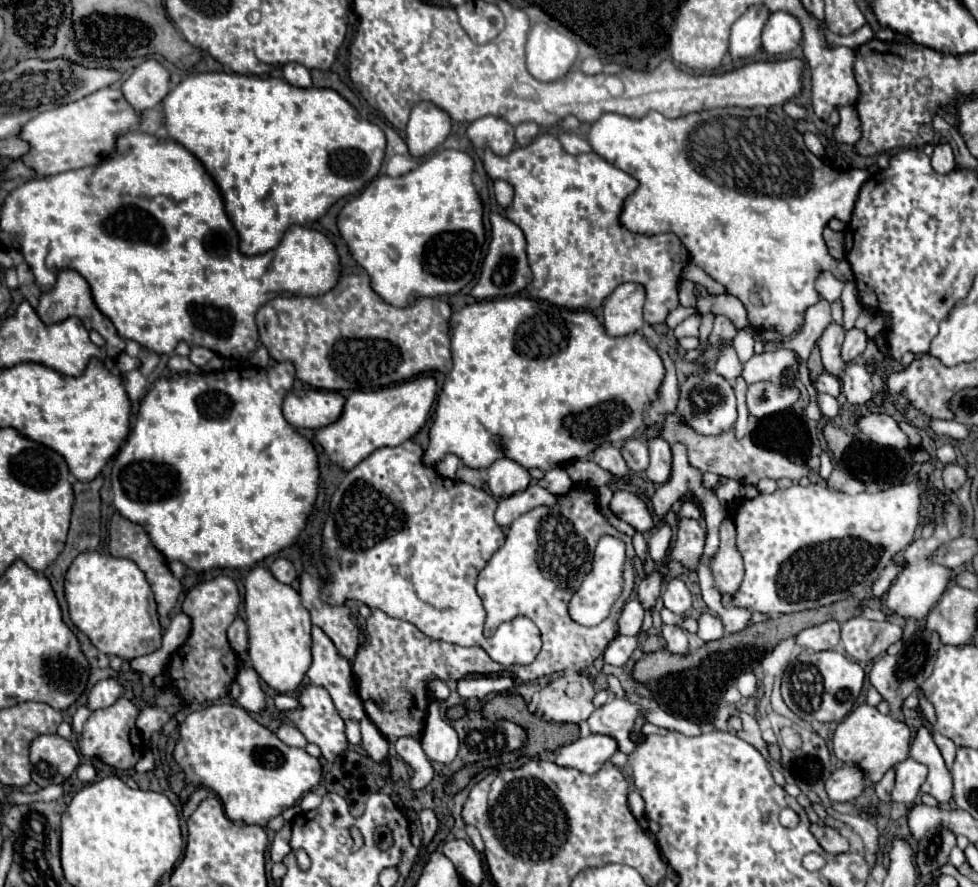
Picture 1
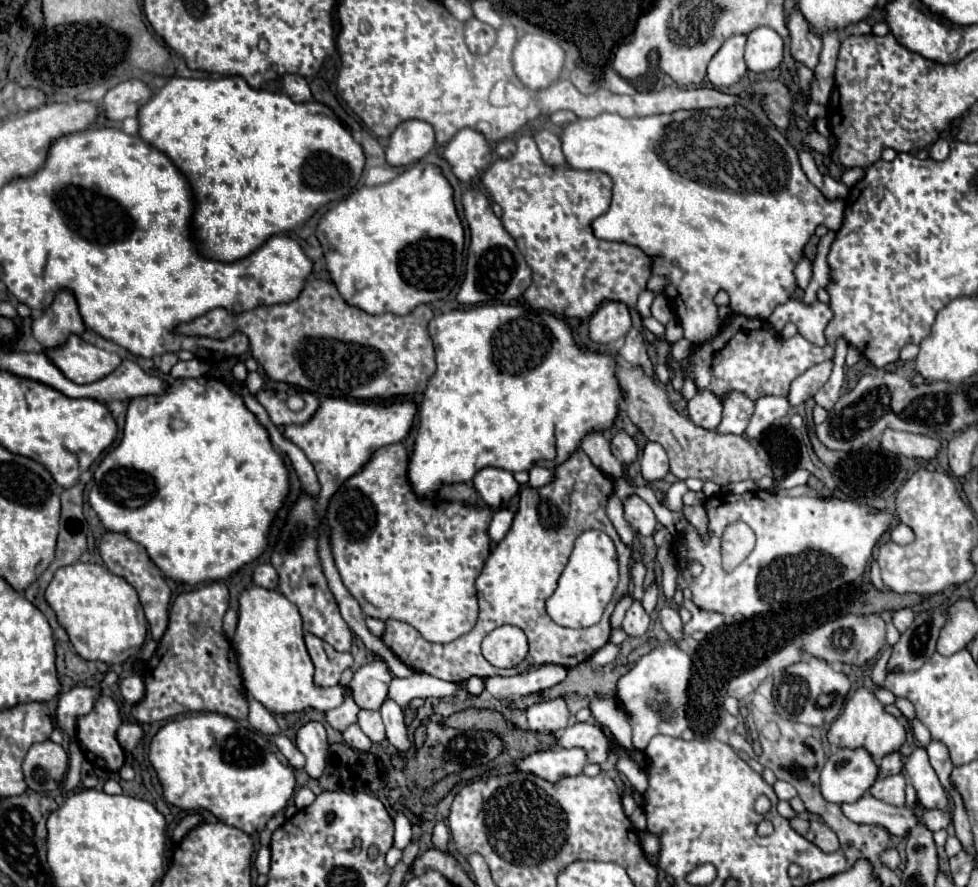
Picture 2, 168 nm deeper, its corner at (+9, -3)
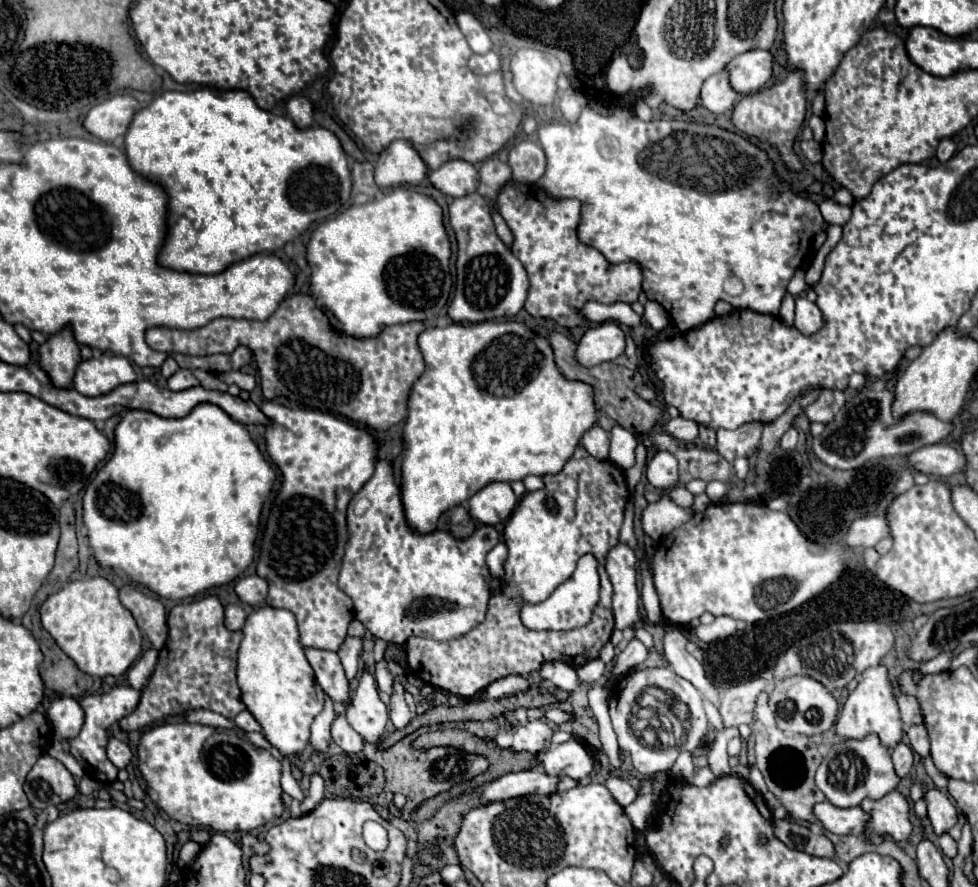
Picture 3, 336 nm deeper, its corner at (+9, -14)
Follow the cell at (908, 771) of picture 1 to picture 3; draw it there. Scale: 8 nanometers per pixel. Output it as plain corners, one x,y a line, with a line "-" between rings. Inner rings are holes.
894,790
878,802
864,800
860,808
870,816
864,836
892,836
896,842
908,840
912,834
912,820
910,820
910,806
906,798

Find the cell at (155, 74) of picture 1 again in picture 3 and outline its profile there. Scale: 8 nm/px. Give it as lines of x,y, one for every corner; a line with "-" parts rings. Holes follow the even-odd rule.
128,94
112,96
100,102
98,106
94,106
86,114
82,126
88,134
100,138
102,142
112,142
116,136
126,134
136,108
138,108
138,102
132,96

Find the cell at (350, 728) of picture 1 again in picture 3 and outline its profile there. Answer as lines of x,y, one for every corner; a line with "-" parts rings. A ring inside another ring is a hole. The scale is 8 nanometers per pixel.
348,636
338,650
348,680
352,680
360,668
360,652
362,652
362,638
354,638
354,636

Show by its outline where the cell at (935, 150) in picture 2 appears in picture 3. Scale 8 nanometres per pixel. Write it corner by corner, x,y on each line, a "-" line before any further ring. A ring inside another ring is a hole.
944,138
944,140
940,140
940,144
938,144
938,152
936,152
936,156
938,156
940,162
950,160
954,152
956,152
956,142
954,142
952,138

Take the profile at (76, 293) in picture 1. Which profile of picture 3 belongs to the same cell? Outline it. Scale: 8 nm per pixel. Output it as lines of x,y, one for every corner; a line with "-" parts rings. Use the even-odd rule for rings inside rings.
70,328
60,330
40,346
40,368
50,376
56,388
72,388
72,376
80,360
80,348

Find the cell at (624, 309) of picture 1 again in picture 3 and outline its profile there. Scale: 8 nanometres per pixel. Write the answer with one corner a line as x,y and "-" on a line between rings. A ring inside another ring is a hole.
604,322
586,330
576,348
576,362
584,368
612,362
624,352
624,332
614,322

